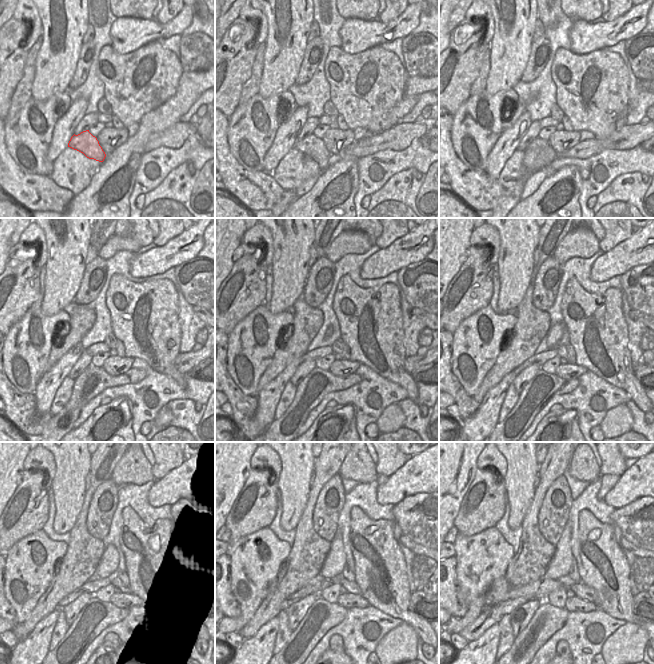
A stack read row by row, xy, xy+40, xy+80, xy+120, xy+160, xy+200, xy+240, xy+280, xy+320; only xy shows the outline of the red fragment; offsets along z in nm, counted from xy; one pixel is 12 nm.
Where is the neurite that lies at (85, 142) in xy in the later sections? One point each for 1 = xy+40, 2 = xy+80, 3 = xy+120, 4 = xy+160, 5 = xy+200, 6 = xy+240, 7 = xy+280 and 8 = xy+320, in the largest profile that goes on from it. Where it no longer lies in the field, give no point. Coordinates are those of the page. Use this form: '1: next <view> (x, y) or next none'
1: next xy+40 (314, 147)
2: next xy+80 (538, 143)
3: next xy+120 (97, 373)
4: next xy+160 (321, 375)
5: next xy+200 (544, 376)
6: next xy+240 (95, 600)
7: next xy+280 (319, 601)
8: next xy+320 (544, 602)

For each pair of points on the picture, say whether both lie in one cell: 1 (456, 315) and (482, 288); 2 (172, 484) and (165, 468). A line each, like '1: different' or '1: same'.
1: same
2: different

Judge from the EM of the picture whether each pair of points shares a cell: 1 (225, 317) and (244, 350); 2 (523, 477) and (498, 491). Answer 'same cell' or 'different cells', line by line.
1: different cells
2: different cells

